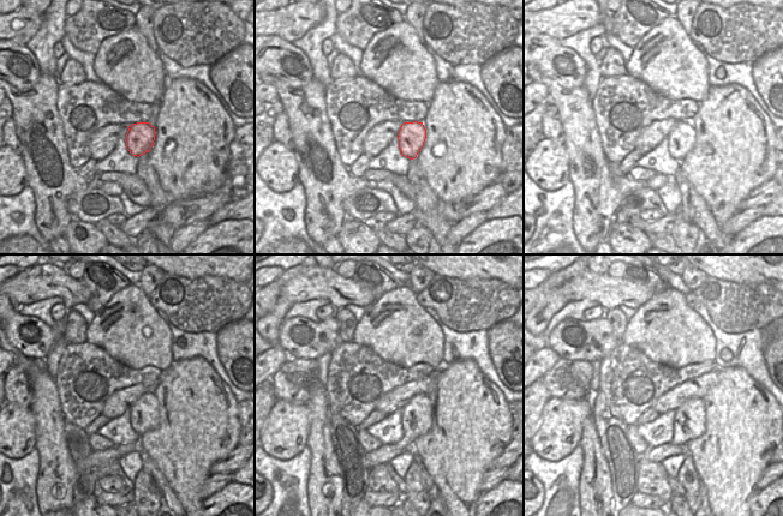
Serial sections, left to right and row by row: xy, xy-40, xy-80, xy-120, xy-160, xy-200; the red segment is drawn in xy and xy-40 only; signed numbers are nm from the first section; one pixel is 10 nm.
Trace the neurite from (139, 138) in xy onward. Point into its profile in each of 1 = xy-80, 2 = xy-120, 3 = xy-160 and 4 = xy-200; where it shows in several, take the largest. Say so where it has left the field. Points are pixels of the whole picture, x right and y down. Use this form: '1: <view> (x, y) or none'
1: xy-80 (681, 139)
2: xy-120 (144, 410)
3: xy-160 (417, 414)
4: xy-200 (689, 420)

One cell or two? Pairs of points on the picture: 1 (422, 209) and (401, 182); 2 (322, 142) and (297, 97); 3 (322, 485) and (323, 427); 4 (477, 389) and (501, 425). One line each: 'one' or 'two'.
1: two
2: one
3: one
4: one

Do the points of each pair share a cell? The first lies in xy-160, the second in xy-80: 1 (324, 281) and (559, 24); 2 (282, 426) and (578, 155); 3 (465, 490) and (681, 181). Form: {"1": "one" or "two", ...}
{"1": "one", "2": "two", "3": "two"}

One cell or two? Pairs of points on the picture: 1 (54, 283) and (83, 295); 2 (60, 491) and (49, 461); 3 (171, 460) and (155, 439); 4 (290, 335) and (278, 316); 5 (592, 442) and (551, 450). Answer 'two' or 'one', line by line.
1: one
2: one
3: one
4: two
5: two

